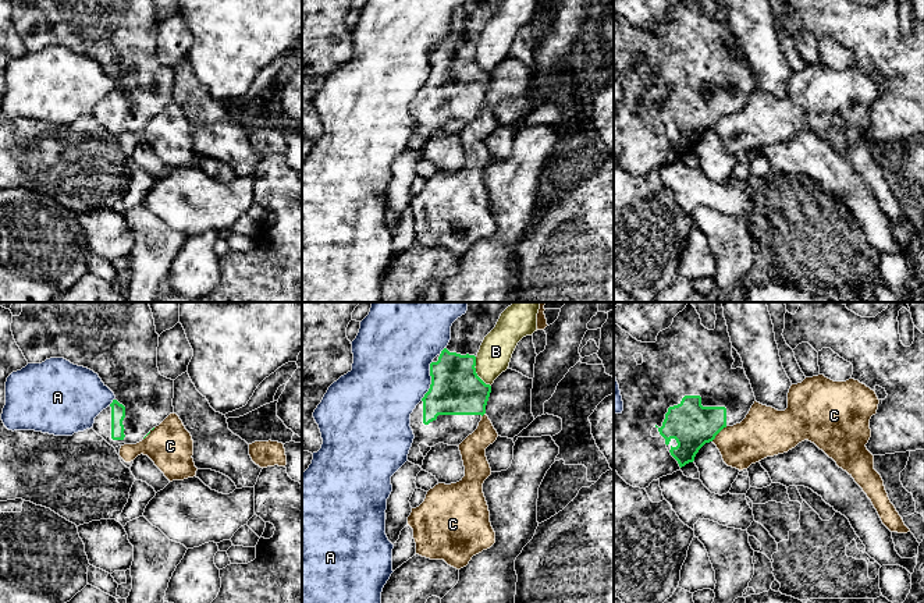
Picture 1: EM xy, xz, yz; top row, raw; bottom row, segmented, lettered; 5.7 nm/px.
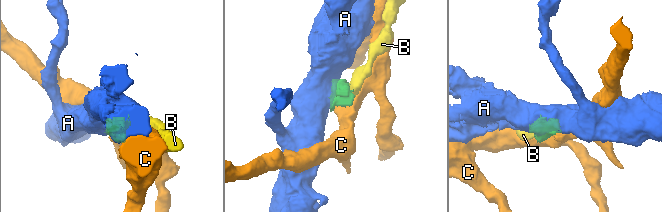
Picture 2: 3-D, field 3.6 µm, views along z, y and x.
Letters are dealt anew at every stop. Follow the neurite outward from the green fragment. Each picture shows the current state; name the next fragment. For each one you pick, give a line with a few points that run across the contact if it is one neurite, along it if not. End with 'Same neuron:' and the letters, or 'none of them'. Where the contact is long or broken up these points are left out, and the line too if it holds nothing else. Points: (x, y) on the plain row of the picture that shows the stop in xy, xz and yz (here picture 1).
Same neuron: none of them

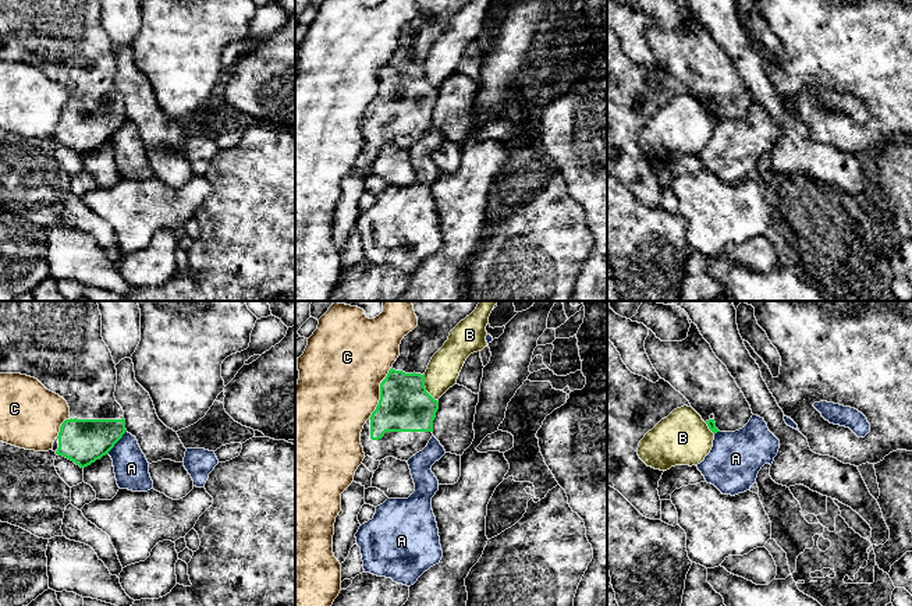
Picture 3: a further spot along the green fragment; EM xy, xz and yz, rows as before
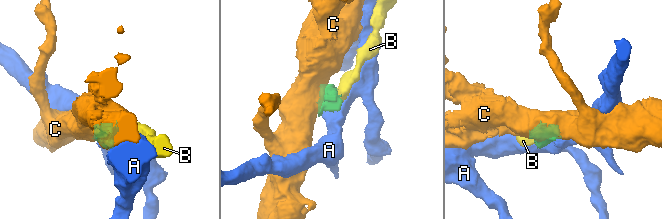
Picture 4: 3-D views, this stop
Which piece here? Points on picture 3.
Same neuron: none of them

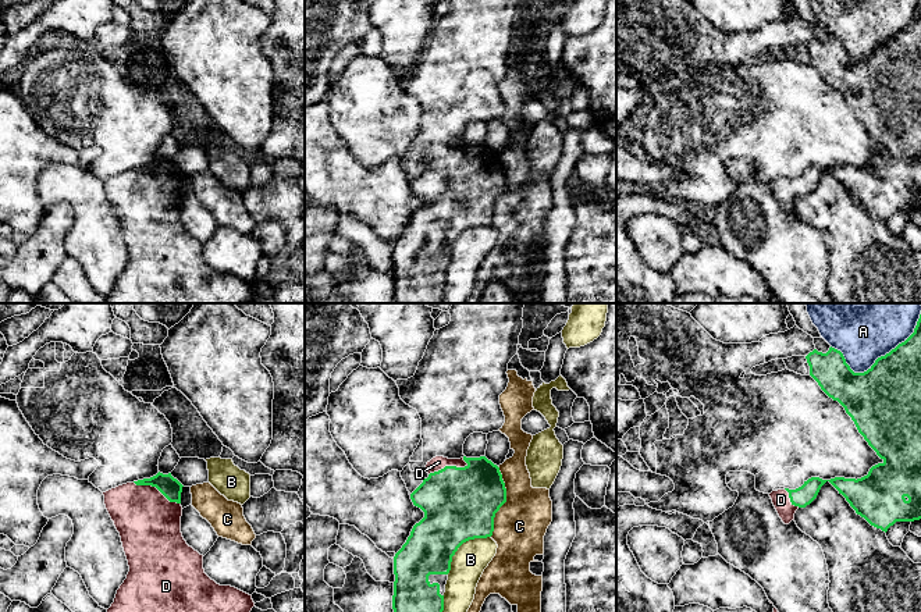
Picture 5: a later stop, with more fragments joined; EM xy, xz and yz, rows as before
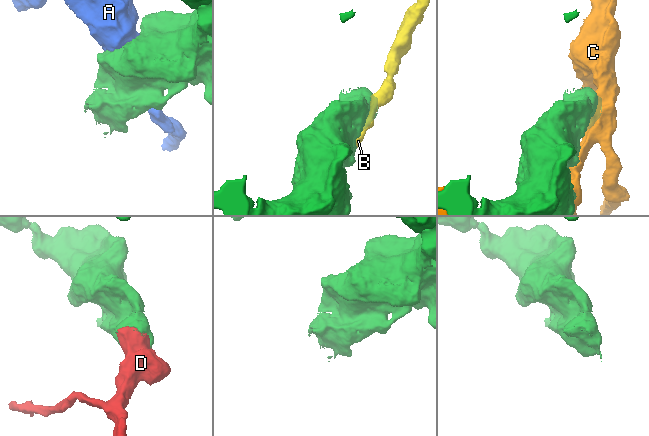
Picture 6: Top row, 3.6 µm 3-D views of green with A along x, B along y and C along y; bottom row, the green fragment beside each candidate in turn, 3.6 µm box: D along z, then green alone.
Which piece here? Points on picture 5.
Same neuron: D

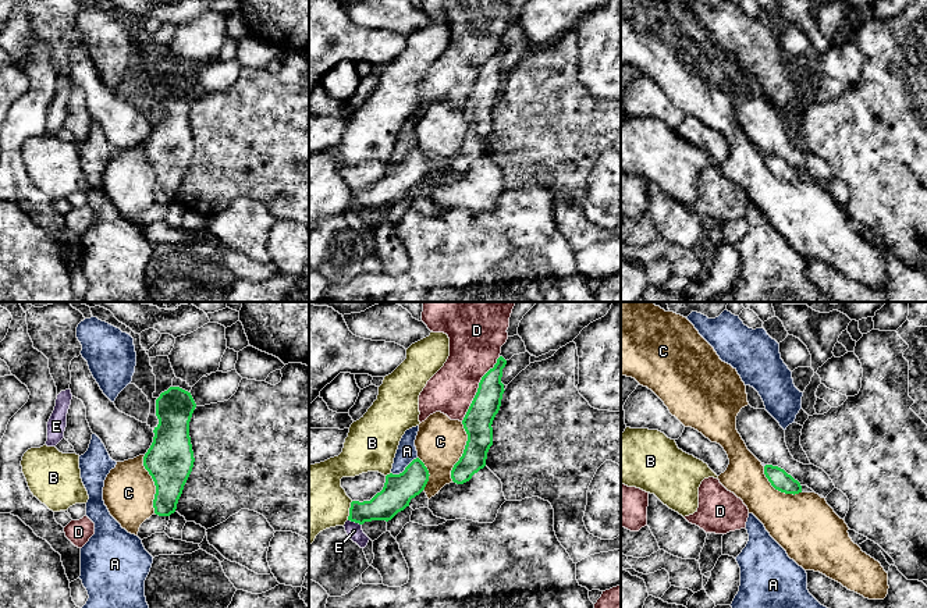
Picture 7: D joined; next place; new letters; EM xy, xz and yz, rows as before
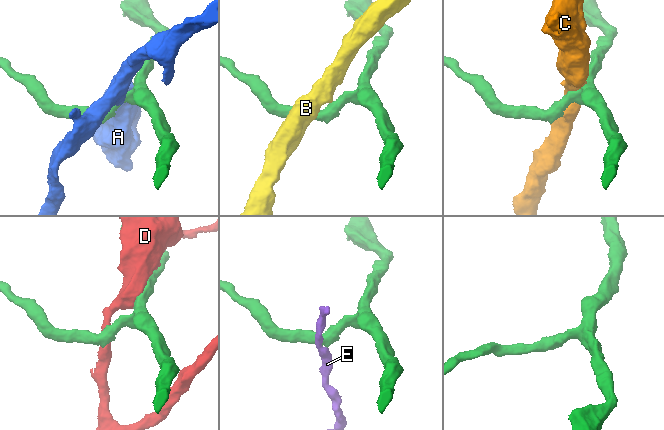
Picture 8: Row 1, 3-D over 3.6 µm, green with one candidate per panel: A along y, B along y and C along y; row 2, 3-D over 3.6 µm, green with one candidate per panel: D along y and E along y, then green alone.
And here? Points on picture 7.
Same neuron: none of them

